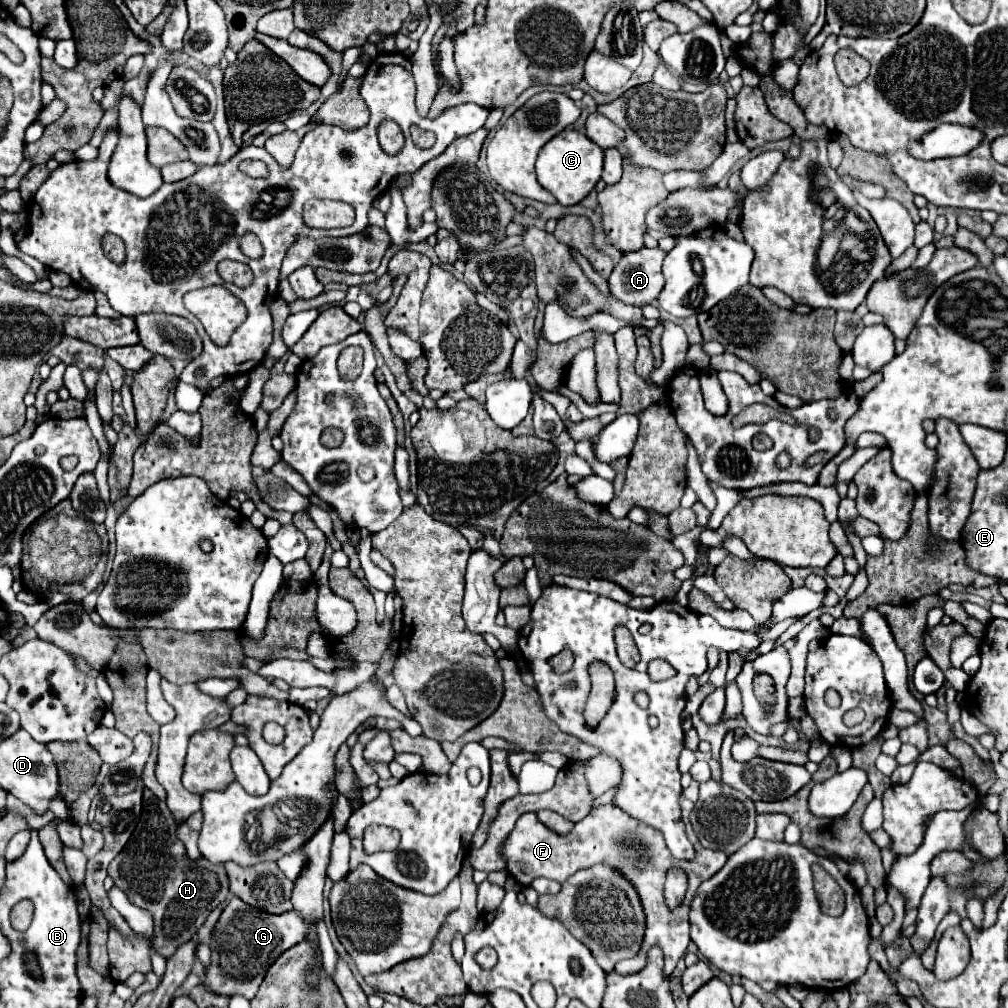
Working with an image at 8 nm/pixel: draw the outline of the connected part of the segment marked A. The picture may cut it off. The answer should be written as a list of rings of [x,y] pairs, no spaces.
[[[642,248],[624,254],[608,282],[612,294],[632,306],[644,306],[654,300],[664,286],[664,256],[666,252],[660,248]]]

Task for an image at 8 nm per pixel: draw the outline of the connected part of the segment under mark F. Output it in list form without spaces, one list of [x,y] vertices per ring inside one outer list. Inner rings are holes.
[[[684,796],[680,798],[680,810],[682,810],[682,822],[686,824],[686,836],[688,840],[694,844],[696,856],[694,860],[676,860],[672,858],[672,854],[666,848],[666,842],[662,838],[662,832],[654,830],[652,826],[646,826],[644,822],[636,822],[632,820],[628,814],[624,814],[618,806],[614,804],[602,804],[596,810],[592,810],[588,816],[580,822],[574,824],[573,831],[569,836],[556,834],[554,830],[548,830],[534,812],[526,812],[522,814],[522,818],[516,822],[516,828],[512,830],[512,834],[508,836],[506,844],[504,844],[504,856],[508,860],[508,870],[512,874],[512,878],[520,884],[520,886],[530,886],[534,878],[552,878],[556,882],[566,882],[572,874],[576,874],[578,870],[596,866],[596,864],[606,864],[618,872],[622,872],[628,882],[636,888],[638,898],[642,898],[642,908],[646,914],[646,932],[644,932],[644,942],[642,948],[638,952],[636,958],[632,960],[622,960],[616,964],[616,970],[620,974],[634,974],[640,972],[644,962],[646,962],[646,952],[650,946],[658,944],[664,950],[666,956],[666,966],[664,966],[664,978],[670,978],[676,962],[686,954],[686,948],[690,944],[690,924],[688,924],[688,912],[690,912],[690,902],[696,894],[696,888],[700,886],[702,880],[708,880],[710,876],[714,876],[714,872],[718,872],[724,862],[726,862],[726,854],[720,850],[706,850],[700,846],[690,822],[688,822],[688,814],[694,808],[694,802],[686,800]],[[672,866],[680,866],[686,874],[688,874],[688,892],[684,898],[684,904],[678,906],[676,910],[668,910],[664,904],[664,880],[666,880],[666,872]]]

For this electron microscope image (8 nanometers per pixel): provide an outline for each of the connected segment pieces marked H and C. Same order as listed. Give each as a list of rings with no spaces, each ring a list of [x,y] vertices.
[[[144,790],[144,808],[140,822],[124,846],[110,862],[108,876],[128,896],[134,906],[140,906],[154,916],[154,948],[164,958],[170,958],[176,948],[202,928],[208,914],[228,902],[228,878],[224,866],[214,866],[206,858],[190,860],[182,842],[176,836],[176,822],[164,800],[158,800],[150,790]]]
[[[564,130],[554,140],[550,140],[538,154],[536,160],[536,176],[538,182],[552,192],[552,196],[558,200],[562,206],[574,206],[582,198],[586,198],[596,182],[602,176],[602,160],[604,160],[604,150],[590,142],[586,134],[580,134],[576,130]]]

